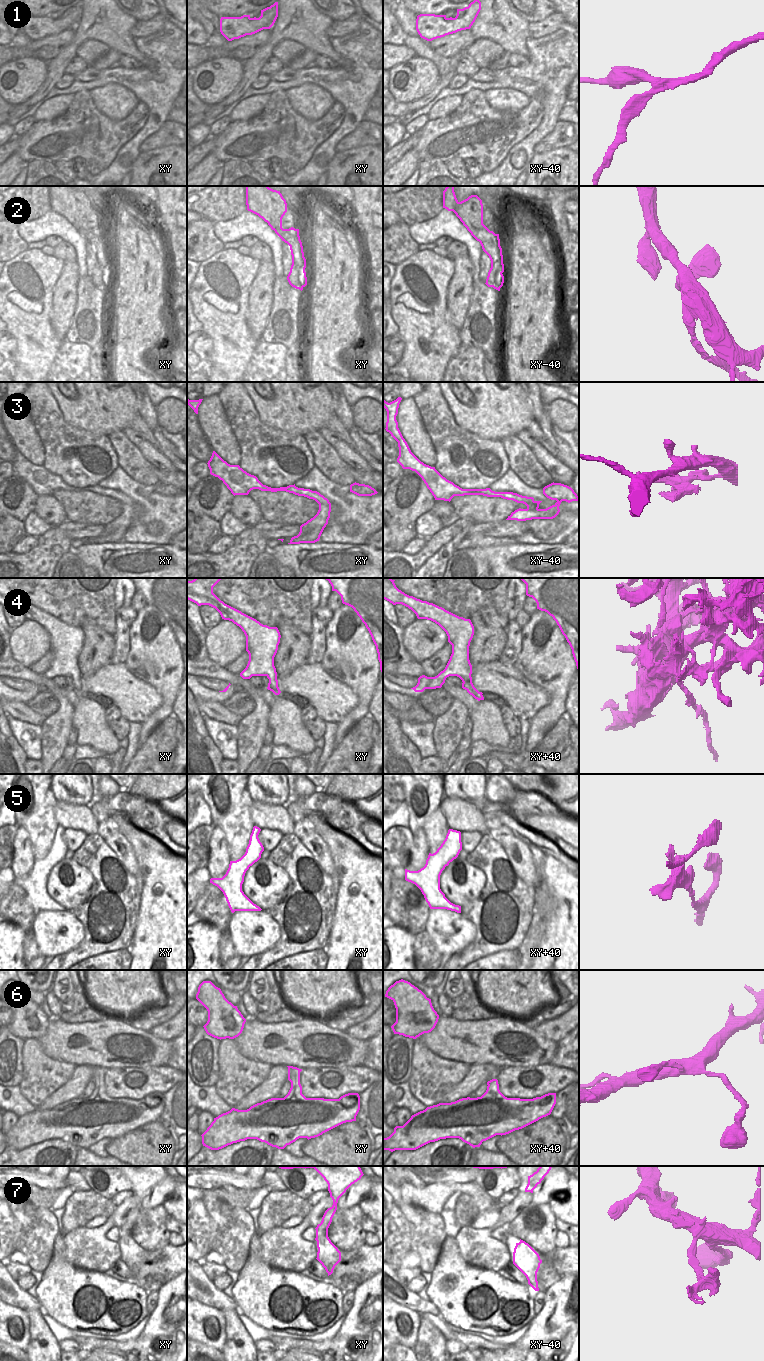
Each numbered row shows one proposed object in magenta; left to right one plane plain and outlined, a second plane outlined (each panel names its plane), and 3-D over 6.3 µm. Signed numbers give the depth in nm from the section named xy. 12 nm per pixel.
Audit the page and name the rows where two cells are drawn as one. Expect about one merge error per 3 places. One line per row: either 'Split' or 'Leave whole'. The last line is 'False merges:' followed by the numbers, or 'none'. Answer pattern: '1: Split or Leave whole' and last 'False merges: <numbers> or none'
1: Leave whole
2: Leave whole
3: Leave whole
4: Split
5: Split
6: Leave whole
7: Split
False merges: 4, 5, 7

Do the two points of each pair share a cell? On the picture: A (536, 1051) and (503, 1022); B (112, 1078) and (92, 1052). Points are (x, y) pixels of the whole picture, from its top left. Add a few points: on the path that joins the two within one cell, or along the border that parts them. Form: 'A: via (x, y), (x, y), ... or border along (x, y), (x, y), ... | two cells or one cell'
A: via (531, 1041), (530, 1036), (513, 1031) | one cell
B: border along (129, 1066), (115, 1066), (106, 1070) | two cells

